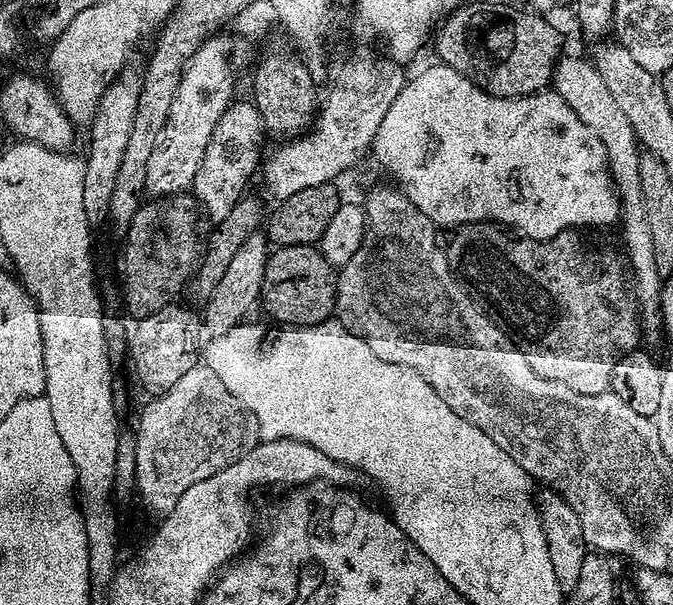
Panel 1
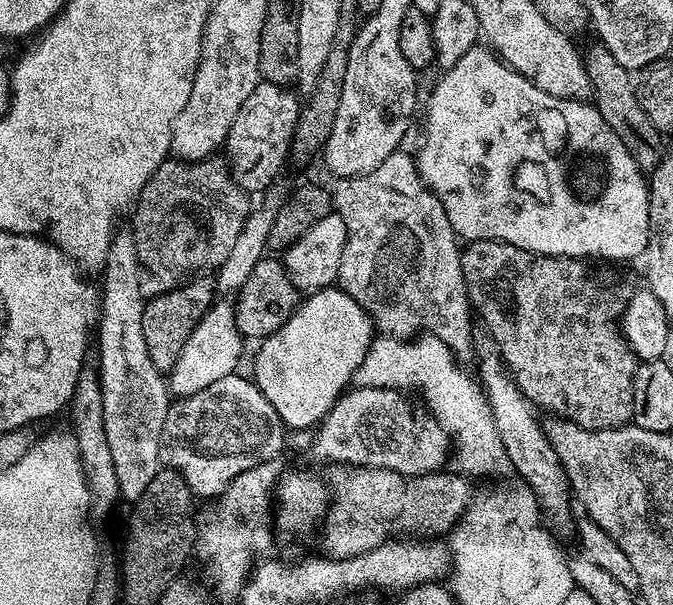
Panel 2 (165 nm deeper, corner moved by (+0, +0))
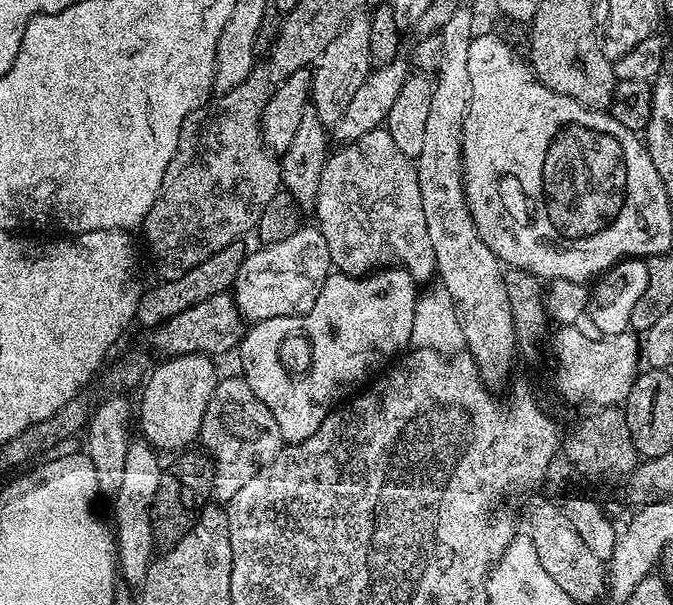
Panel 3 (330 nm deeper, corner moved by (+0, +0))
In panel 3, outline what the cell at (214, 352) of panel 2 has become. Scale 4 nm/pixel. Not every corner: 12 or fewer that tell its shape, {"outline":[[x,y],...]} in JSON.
{"outline":[[203,352],[142,384],[140,432],[161,453],[197,439],[218,383]]}

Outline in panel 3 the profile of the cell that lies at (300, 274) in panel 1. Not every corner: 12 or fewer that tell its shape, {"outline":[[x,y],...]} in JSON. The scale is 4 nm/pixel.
{"outline":[[219,292],[151,333],[161,357],[239,345],[246,320]]}

